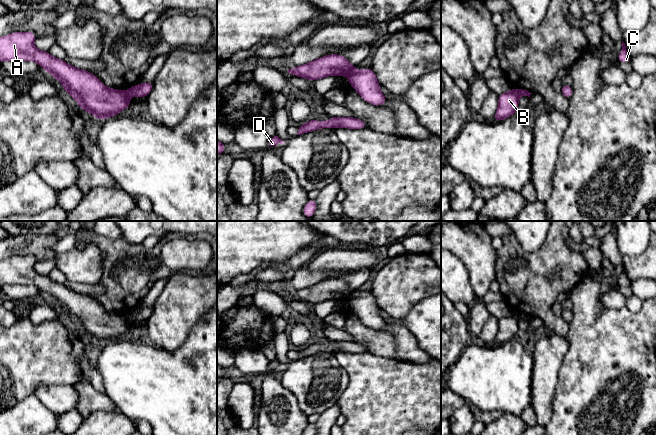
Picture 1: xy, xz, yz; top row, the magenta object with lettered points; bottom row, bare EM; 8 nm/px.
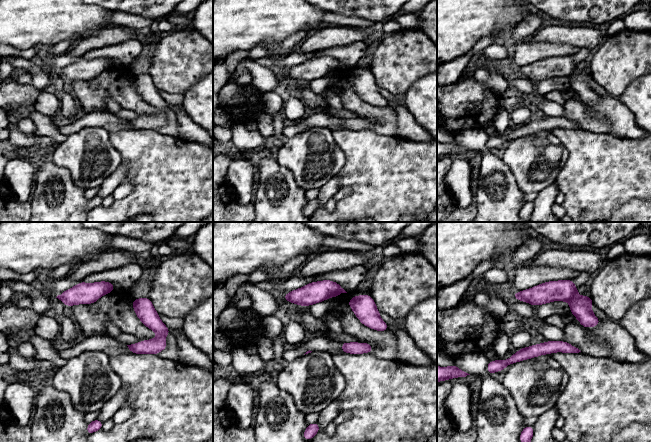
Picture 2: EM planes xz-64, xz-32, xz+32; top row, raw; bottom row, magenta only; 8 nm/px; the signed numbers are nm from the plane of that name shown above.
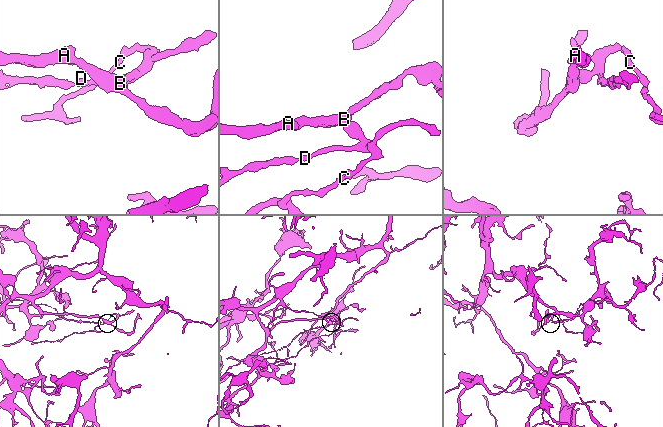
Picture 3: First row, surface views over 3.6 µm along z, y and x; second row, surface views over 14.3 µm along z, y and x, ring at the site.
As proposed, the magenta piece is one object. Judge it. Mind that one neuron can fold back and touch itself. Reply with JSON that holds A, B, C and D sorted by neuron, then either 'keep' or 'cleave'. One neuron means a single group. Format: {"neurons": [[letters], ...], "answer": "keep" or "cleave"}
{"neurons": [["A", "B"], ["C", "D"]], "answer": "cleave"}

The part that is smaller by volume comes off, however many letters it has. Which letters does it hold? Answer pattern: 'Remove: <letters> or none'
Remove: C, D

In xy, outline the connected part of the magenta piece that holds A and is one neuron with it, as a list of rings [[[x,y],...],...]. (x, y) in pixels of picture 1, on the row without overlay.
[[[14,256],[0,261],[0,286],[34,285],[63,309],[79,331],[97,344],[117,340],[131,330],[126,315],[106,311],[93,297],[81,294],[35,272],[33,256]]]

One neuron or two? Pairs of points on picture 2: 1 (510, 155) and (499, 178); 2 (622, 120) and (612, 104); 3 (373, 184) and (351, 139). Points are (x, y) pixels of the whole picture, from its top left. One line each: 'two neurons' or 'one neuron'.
1: two neurons
2: one neuron
3: one neuron

